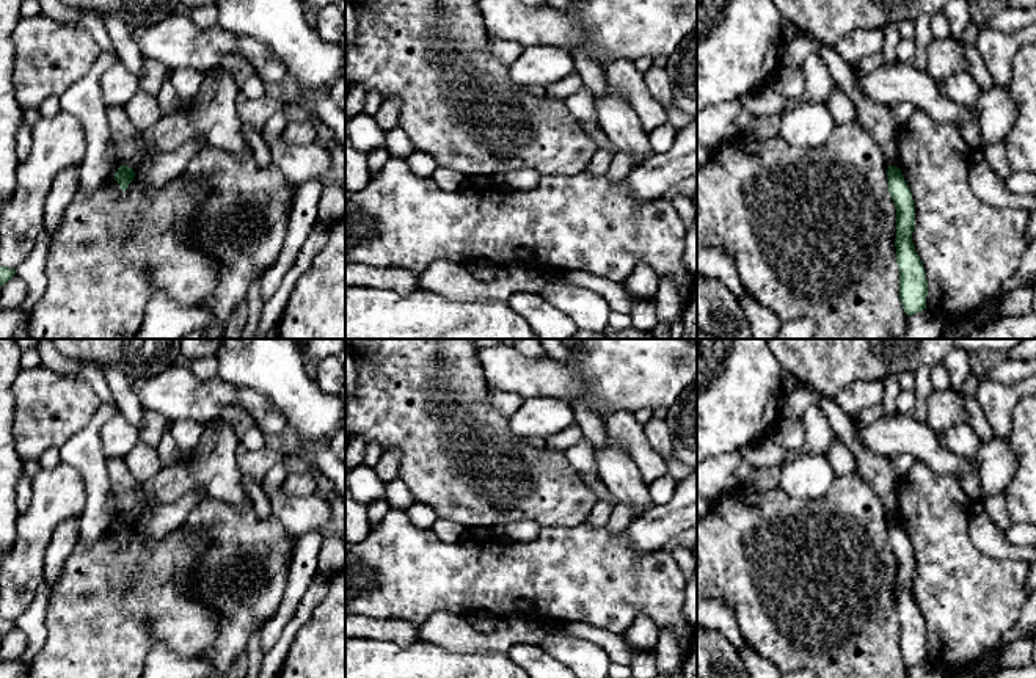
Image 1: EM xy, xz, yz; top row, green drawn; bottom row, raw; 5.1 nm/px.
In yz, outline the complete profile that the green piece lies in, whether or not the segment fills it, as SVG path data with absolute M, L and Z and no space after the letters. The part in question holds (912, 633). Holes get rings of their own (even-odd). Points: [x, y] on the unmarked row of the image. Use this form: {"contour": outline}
{"contour": "M815 391L815 403L823 410L829 424L841 441L844 441L855 458L857 472L871 485L888 516L888 543L896 559L896 614L899 620L899 650L907 667L926 661L928 634L923 615L915 603L912 584L915 578L915 557L912 545L896 518L899 476L887 457L870 452L859 439L854 422L834 399Z"}

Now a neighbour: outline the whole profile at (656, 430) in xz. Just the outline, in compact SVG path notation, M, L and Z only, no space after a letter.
M651 417L645 425L645 436L651 447L667 461L673 457L672 435L666 419Z

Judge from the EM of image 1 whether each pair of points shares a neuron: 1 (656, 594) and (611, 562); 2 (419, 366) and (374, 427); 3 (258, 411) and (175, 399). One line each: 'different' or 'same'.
1: same
2: same
3: same

